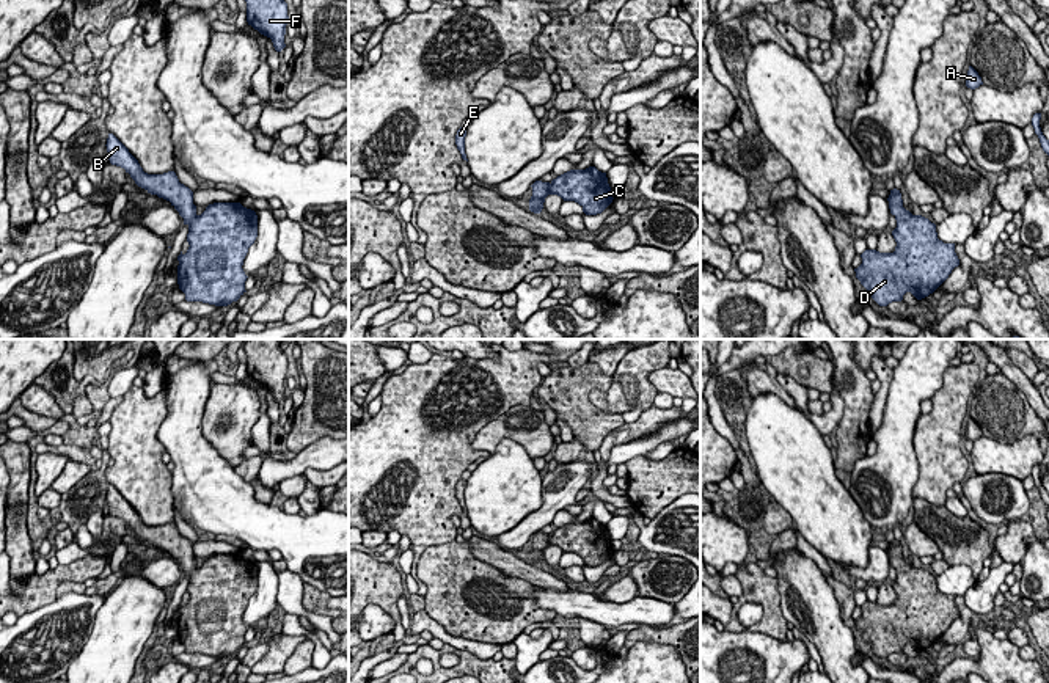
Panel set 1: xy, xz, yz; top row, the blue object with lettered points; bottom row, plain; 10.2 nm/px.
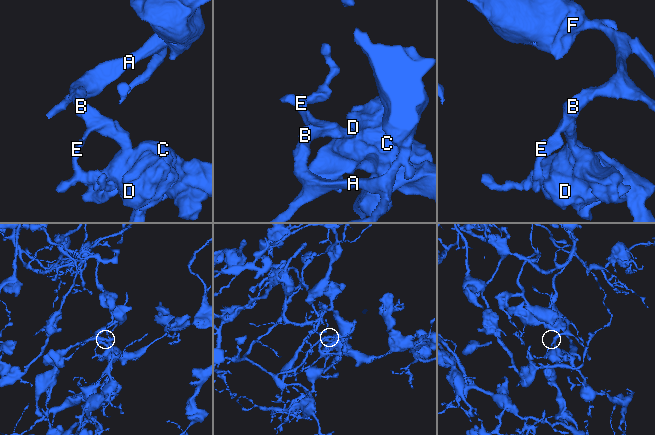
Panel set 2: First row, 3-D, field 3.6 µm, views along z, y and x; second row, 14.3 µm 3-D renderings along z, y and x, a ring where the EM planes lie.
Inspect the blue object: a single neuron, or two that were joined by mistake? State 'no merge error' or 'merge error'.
no merge error

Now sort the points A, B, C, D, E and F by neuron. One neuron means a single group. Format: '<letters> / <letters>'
A B C D E F

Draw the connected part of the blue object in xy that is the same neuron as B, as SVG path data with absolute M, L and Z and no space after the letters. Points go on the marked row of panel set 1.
M108 133L111 165L121 166L135 184L171 203L188 226L188 250L177 256L177 284L187 301L228 306L247 290L242 268L248 248L258 237L258 215L240 203L214 203L198 215L193 192L174 171L148 174L129 149Z

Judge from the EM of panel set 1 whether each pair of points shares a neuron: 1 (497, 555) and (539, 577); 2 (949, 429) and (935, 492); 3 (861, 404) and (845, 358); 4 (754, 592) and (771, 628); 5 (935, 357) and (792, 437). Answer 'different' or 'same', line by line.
1: same
2: same
3: same
4: same
5: different

